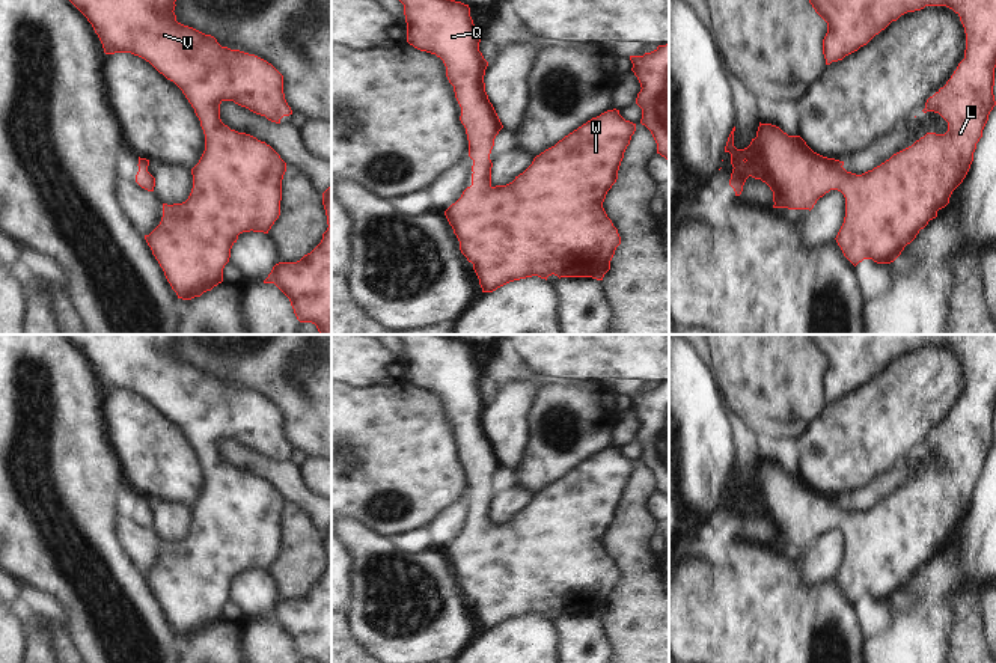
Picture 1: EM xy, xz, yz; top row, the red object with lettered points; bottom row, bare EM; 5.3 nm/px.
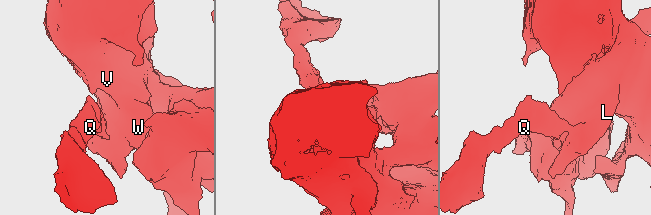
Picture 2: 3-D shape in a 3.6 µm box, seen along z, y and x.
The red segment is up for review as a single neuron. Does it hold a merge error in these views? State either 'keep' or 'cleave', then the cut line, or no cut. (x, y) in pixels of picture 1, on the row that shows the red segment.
keep; no cut

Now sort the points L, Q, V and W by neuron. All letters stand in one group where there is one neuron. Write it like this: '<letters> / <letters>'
L Q V W

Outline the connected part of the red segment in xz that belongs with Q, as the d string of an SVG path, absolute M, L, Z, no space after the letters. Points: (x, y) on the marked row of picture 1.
M399 0L404 5L407 42L440 57L446 77L461 107L460 121L473 160L472 185L445 215L460 241L460 250L473 264L482 292L526 277L592 277L603 280L621 244L618 229L607 217L603 202L618 179L624 152L636 131L619 110L592 118L555 146L536 155L532 164L506 185L491 185L490 160L494 139L503 128L485 92L488 62L479 51L482 36L470 17L469 5L455 0Z

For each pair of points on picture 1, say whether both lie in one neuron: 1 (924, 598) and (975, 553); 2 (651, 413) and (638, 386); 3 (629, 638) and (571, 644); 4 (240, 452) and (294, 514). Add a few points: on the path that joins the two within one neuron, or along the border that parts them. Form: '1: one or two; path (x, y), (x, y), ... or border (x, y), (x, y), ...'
1: one; path (936, 586), (954, 568), (963, 565)
2: one; path (650, 407), (638, 392)
3: two; border (601, 618), (607, 636), (615, 647)
4: two; border (287, 502), (296, 504), (315, 525)

